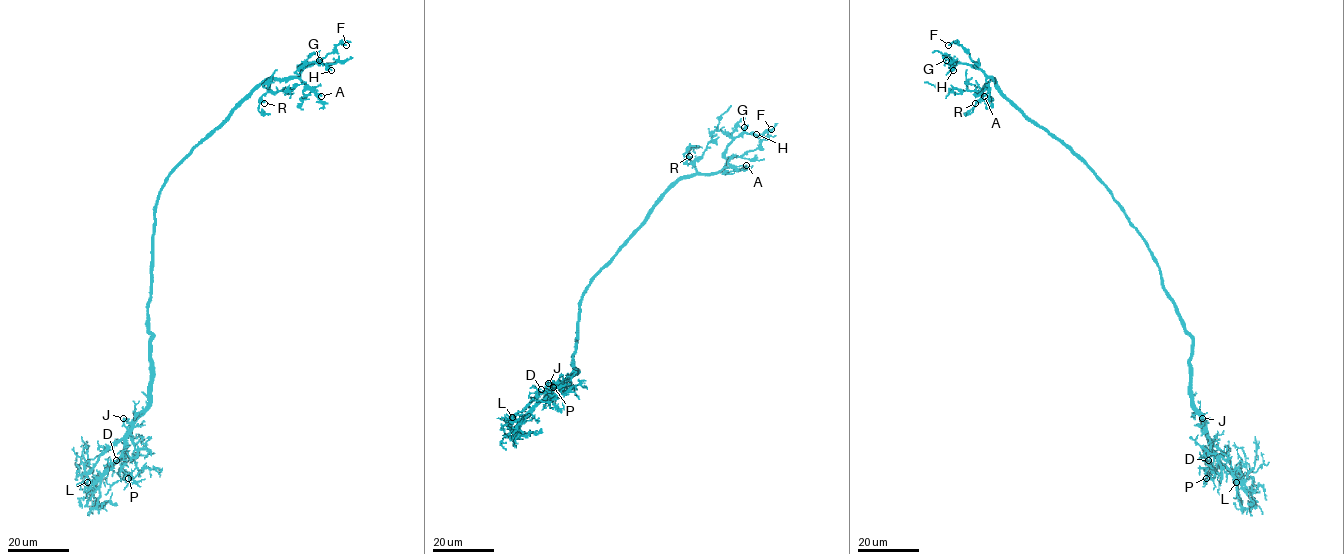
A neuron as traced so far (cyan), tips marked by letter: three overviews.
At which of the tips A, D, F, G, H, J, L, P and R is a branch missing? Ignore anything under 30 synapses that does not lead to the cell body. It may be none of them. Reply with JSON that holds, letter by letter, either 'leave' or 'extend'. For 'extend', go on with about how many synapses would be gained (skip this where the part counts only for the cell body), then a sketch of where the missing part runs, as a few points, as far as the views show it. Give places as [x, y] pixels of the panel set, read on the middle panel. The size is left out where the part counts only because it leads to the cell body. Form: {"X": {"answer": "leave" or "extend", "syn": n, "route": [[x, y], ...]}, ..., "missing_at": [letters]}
{"A": {"answer": "extend", "syn": 50, "route": [[746, 165], [773, 152]]}, "D": {"answer": "leave"}, "F": {"answer": "leave"}, "G": {"answer": "leave"}, "H": {"answer": "extend", "syn": 40, "route": [[756, 134], [760, 139], [757, 164]]}, "J": {"answer": "leave"}, "L": {"answer": "leave"}, "P": {"answer": "leave"}, "R": {"answer": "leave"}, "missing_at": ["A", "H"]}

